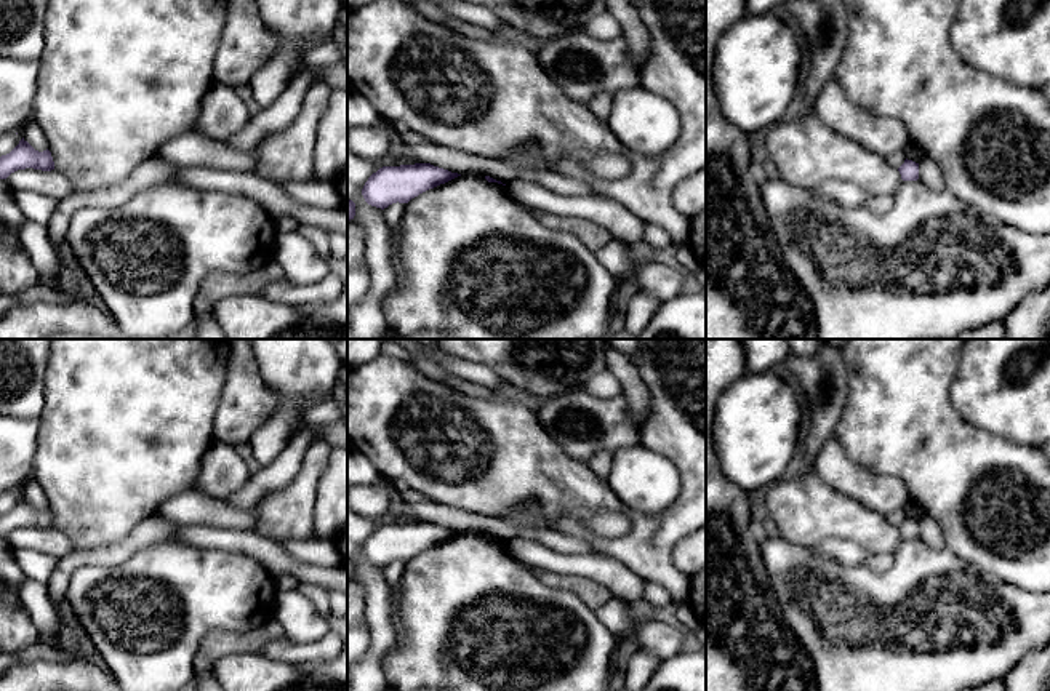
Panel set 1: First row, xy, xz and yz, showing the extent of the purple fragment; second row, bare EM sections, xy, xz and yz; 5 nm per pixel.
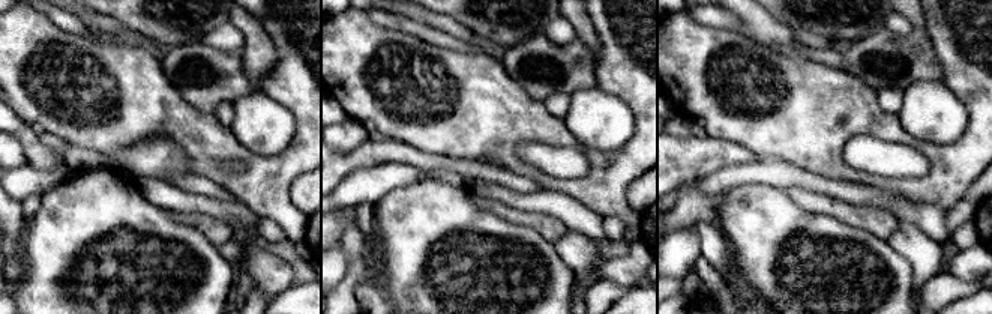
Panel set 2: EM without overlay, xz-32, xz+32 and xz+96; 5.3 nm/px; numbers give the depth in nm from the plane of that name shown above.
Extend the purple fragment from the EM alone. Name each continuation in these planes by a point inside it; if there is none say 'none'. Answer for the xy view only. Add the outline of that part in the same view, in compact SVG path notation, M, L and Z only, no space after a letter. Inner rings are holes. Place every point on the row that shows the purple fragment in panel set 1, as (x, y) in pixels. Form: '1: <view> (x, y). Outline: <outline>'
none

